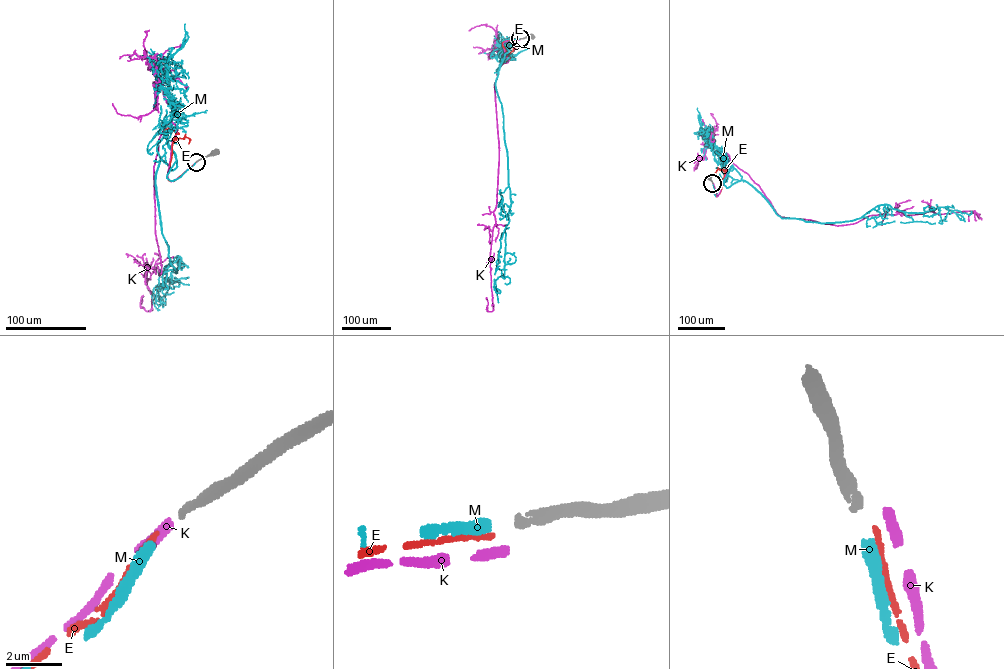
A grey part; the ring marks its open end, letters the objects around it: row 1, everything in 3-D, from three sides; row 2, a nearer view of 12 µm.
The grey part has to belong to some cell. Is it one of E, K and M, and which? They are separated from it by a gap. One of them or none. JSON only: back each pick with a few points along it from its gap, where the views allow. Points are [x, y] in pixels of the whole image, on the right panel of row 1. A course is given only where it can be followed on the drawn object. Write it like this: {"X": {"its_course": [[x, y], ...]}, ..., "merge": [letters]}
{"M": {"its_course": [[712, 184], [716, 196], [725, 178], [745, 180], [781, 217], [805, 221], [885, 204], [971, 211]]}, "merge": ["M"]}

